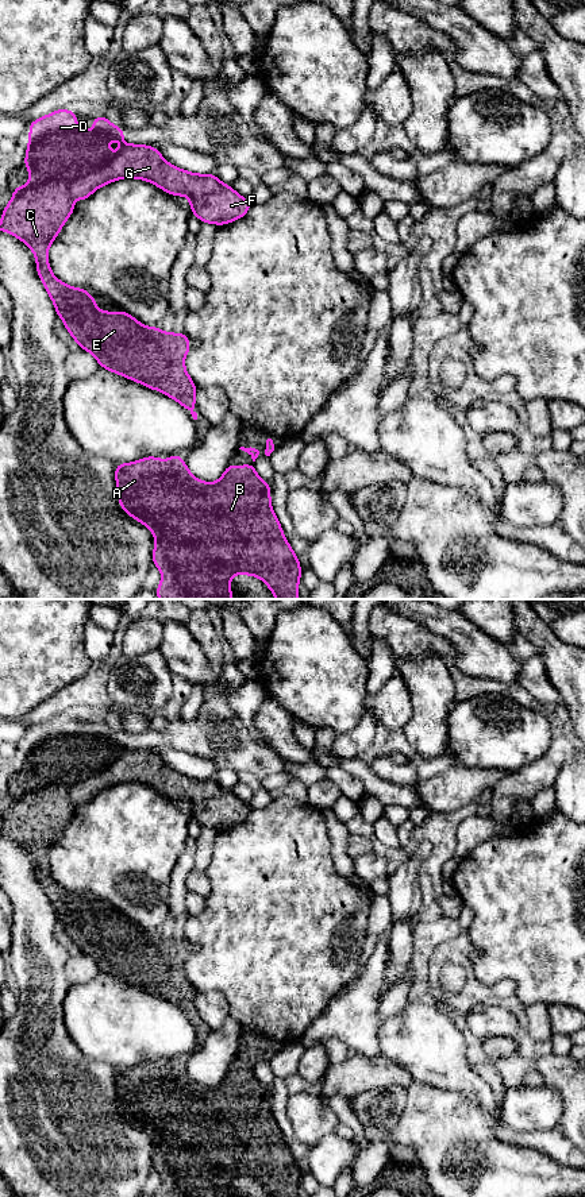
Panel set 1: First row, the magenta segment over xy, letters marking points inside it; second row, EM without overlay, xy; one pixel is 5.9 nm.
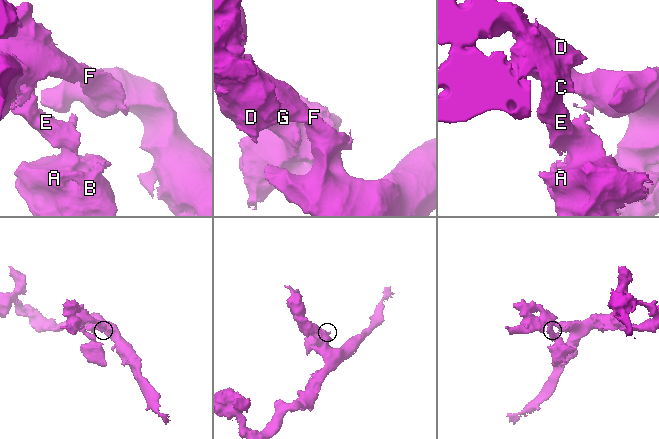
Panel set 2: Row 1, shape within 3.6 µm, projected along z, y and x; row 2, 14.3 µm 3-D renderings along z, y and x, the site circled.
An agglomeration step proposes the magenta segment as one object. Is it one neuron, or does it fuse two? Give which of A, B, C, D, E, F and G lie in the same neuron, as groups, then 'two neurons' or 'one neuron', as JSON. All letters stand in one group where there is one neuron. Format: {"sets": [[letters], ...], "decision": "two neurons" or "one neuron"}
{"sets": [["A", "B", "C", "D", "E", "F", "G"]], "decision": "one neuron"}

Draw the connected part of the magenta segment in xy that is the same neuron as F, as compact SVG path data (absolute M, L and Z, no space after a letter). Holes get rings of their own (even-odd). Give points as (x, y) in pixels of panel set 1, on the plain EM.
M58 714L28 729L30 745L27 749L27 758L24 771L30 776L30 787L24 791L14 792L14 800L9 808L3 814L3 823L0 835L8 837L22 846L24 846L36 862L36 876L45 889L50 903L57 914L57 920L63 924L66 935L80 949L80 953L91 957L104 972L112 977L123 980L128 984L142 988L143 991L159 995L168 1001L180 1007L186 1015L190 1016L193 1024L197 1024L195 997L197 992L188 980L184 964L190 955L189 942L185 938L165 938L158 931L145 932L142 927L136 926L127 916L100 916L96 911L96 904L85 895L65 889L57 884L47 866L47 856L50 849L55 845L62 830L74 815L74 807L70 803L70 789L77 789L77 807L88 803L96 794L107 789L115 784L139 783L146 784L172 800L188 800L190 807L192 819L197 820L203 827L223 830L235 826L245 820L253 810L249 803L240 802L230 789L224 789L215 779L196 779L189 777L168 768L159 758L157 752L143 749L124 749L126 740L122 731L111 729L105 721L92 723L93 735L77 733L77 721L69 714ZM116 744L122 748L113 761L109 760L108 745Z

